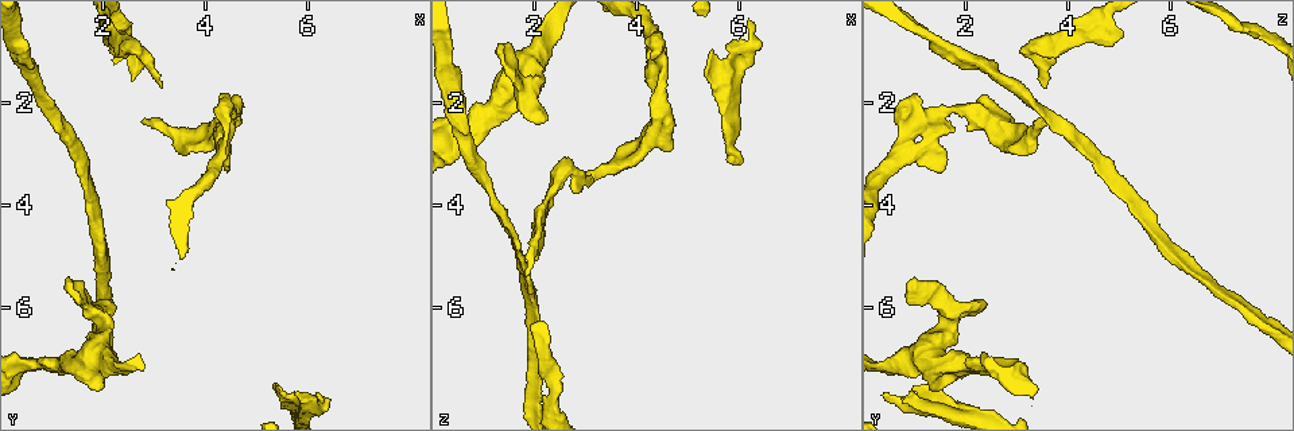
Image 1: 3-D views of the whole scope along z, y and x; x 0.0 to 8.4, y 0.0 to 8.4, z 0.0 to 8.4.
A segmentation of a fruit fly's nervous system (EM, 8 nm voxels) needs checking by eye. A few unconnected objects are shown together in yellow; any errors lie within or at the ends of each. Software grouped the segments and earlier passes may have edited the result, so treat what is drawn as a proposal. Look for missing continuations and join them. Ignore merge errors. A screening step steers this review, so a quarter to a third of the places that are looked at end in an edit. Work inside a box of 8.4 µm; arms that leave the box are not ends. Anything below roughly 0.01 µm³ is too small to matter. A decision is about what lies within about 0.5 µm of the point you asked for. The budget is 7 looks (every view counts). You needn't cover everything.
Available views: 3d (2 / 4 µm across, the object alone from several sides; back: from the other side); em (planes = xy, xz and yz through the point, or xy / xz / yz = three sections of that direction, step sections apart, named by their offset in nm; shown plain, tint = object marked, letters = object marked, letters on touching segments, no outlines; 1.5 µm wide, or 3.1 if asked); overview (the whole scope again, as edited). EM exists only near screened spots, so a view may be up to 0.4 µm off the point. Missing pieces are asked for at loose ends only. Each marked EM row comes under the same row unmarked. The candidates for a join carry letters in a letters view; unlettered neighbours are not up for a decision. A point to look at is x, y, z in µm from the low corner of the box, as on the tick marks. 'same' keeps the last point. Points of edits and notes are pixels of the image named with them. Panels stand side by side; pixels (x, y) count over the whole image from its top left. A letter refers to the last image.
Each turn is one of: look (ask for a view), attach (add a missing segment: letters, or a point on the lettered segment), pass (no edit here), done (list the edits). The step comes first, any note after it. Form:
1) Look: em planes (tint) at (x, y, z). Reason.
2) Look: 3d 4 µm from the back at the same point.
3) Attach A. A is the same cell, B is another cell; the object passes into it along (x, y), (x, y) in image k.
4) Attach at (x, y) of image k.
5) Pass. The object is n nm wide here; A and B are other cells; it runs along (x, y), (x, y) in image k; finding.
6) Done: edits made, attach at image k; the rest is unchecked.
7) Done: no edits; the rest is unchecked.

Look: em planes (letters) at (1.95, 0.65, 5.05).

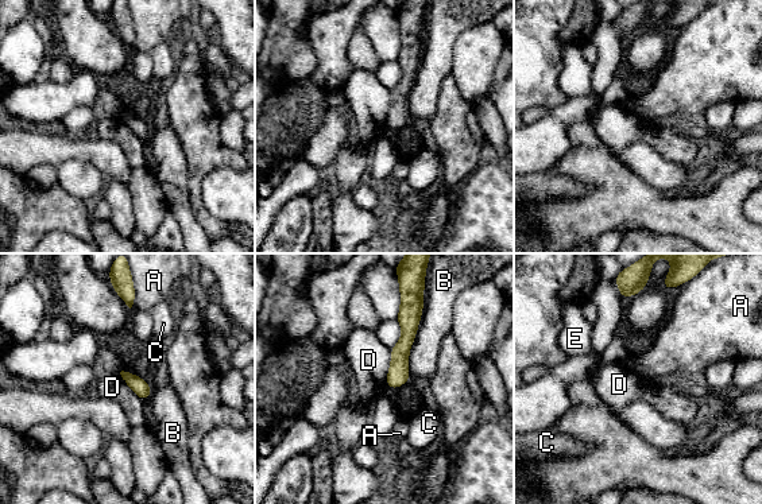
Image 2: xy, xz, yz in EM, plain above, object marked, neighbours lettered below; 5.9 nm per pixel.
Pass. The object is 90 nm wide here; the longest contact is with B, 480 nm; A, B, C, D and E are other cells; no lettered segment goes on from it.

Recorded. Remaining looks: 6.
Look: em xy step 8 (letters) at (3.10, 1.75, 3.50). An open end.

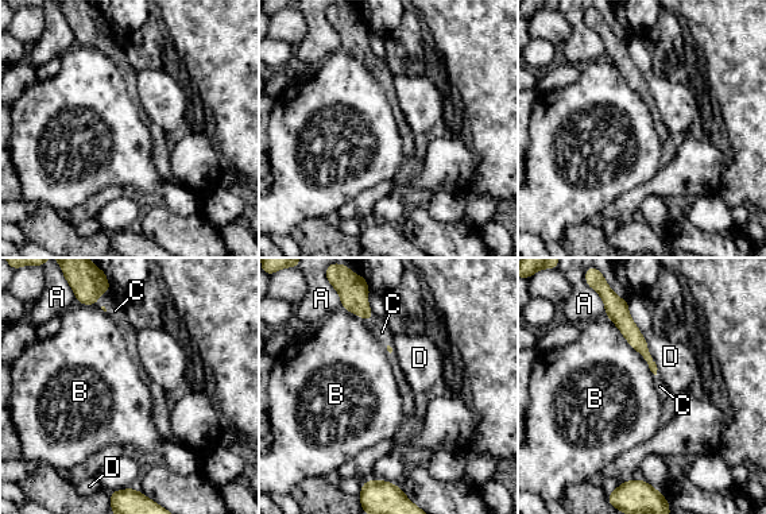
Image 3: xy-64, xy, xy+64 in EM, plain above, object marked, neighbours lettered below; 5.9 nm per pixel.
Look: em planes (letters) at the same point.

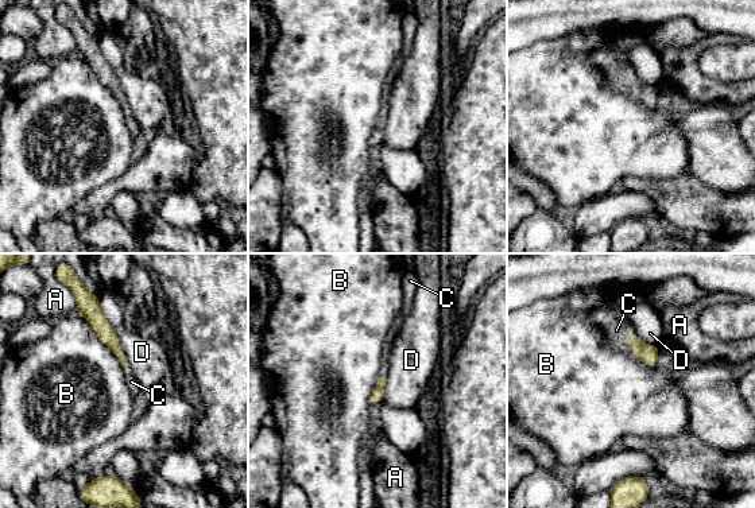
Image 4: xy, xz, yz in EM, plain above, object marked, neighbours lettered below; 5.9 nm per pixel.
Attach at (616, 330) of image 4. The longest contact is with B, 320 nm; C is the same cell, A, B and D are other cells; the object passes into it along (649, 355), (627, 344), (616, 330) in image 4; the cell continues.

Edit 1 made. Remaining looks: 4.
Look: overview.

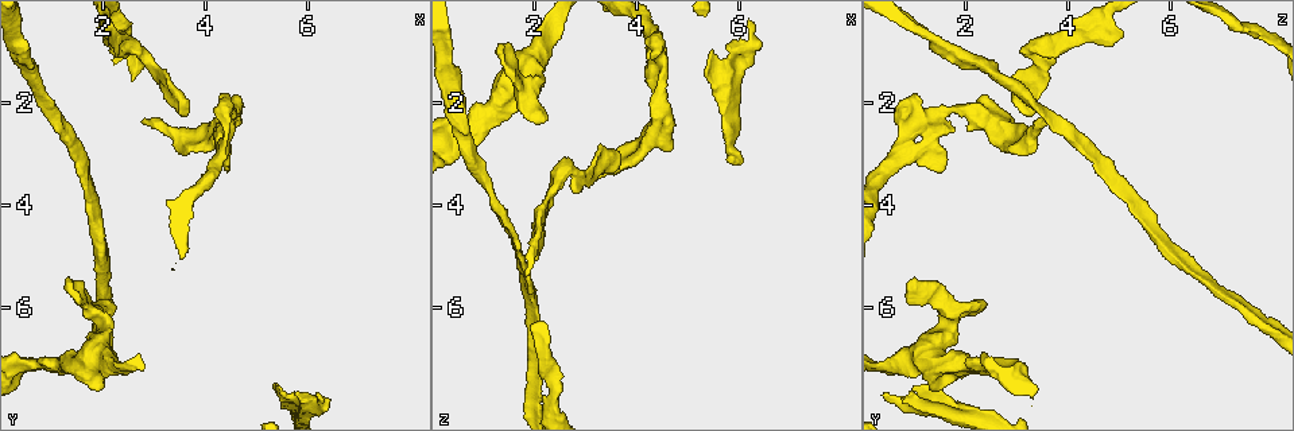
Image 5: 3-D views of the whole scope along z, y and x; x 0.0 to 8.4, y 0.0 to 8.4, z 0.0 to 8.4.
Look: 3d 2 µm at (1.30, 5.50, 0.85). Free end.

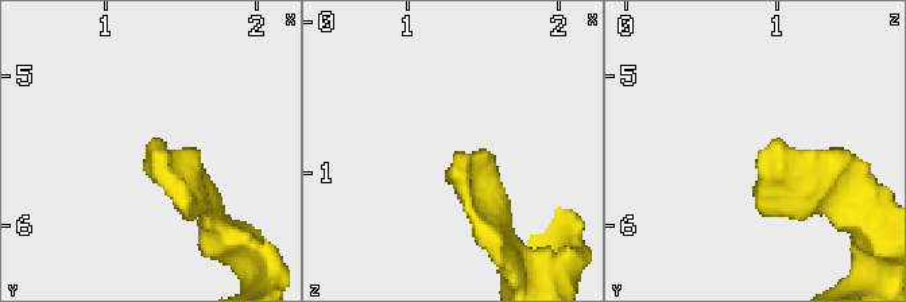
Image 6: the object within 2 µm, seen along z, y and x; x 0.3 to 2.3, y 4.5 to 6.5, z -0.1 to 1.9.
Look: em planes (letters) at (1.38, 5.50, 0.88).

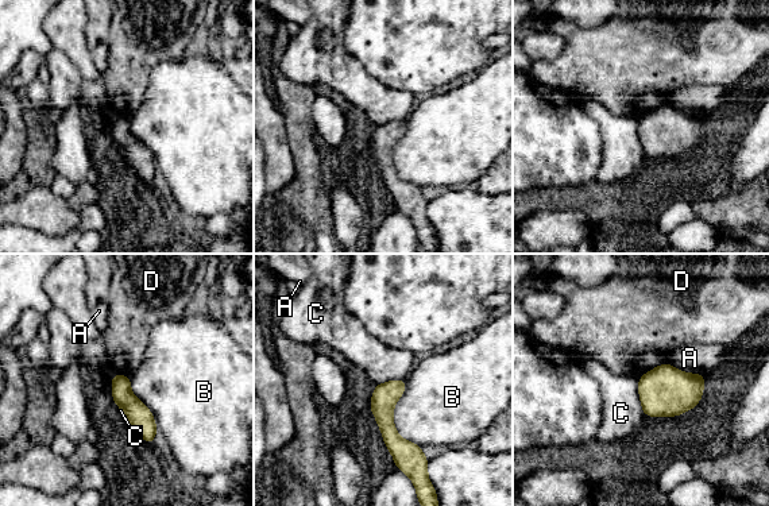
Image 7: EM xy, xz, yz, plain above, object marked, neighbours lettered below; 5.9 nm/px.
Pass. The longest contact is with B, 420 nm; A, B, C and D are other cells; a border runs along (667, 362), (648, 370), (638, 379) in image 7; no lettered segment goes on from it.

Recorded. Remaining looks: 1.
Done: edits made, attach at image 4; the rest is unchecked.

